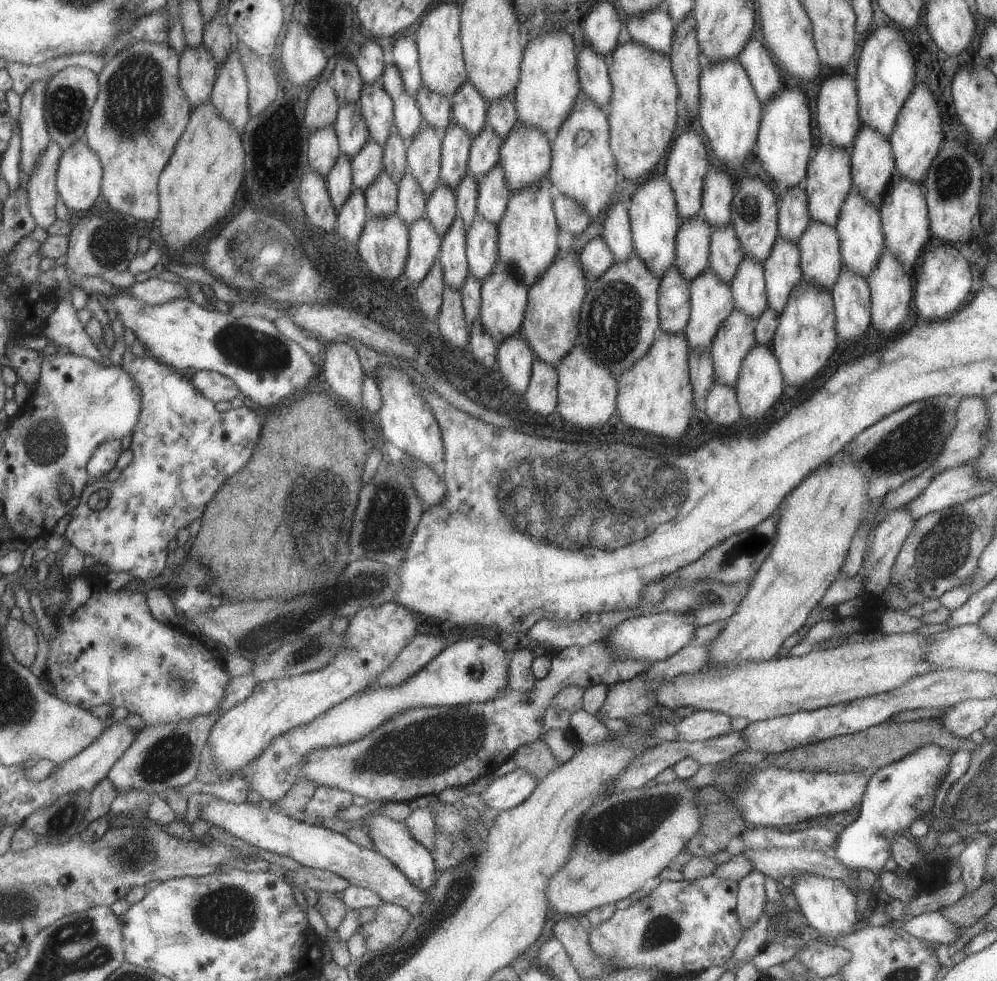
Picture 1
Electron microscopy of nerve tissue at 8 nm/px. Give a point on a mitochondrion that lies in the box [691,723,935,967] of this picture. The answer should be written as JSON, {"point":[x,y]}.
{"point":[741,783]}

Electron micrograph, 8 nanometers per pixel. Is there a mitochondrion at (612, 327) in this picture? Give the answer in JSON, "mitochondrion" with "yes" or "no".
{"mitochondrion":"yes"}

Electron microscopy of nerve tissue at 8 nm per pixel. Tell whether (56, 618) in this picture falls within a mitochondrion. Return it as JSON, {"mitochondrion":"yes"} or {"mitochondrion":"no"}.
{"mitochondrion":"no"}

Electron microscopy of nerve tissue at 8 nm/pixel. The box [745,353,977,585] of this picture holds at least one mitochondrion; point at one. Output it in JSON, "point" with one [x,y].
{"point":[919,438]}

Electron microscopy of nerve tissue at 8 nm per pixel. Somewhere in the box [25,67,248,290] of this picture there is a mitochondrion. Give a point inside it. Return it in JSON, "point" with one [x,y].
{"point":[67,104]}

